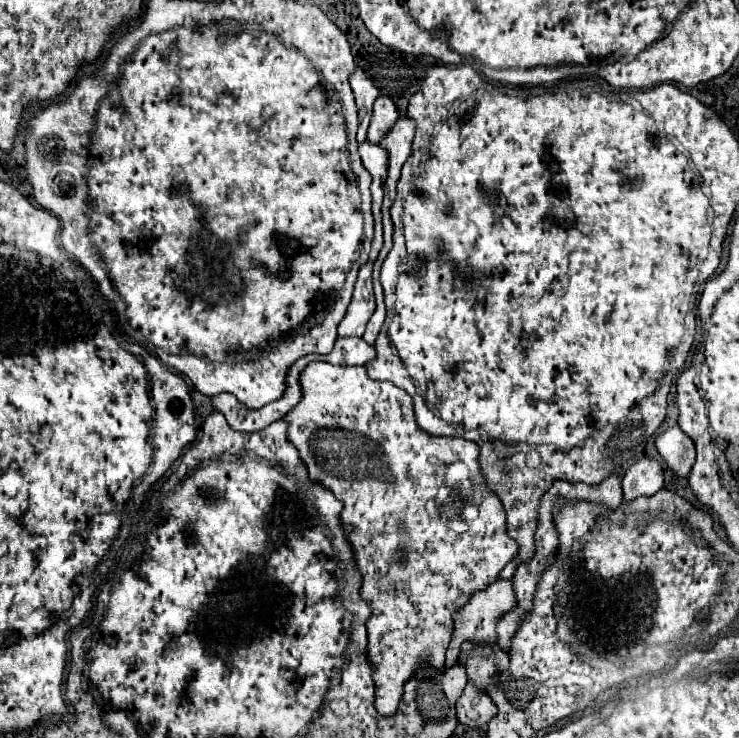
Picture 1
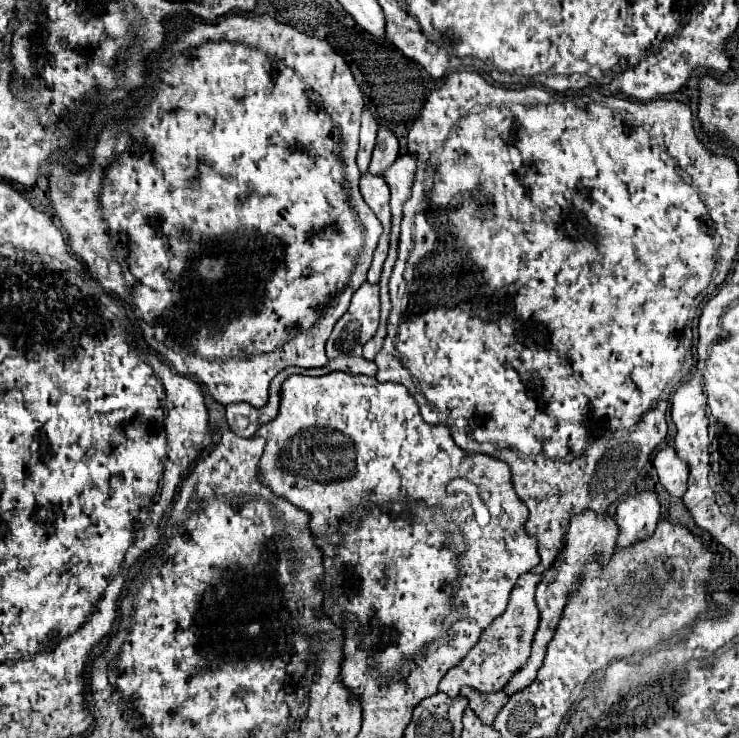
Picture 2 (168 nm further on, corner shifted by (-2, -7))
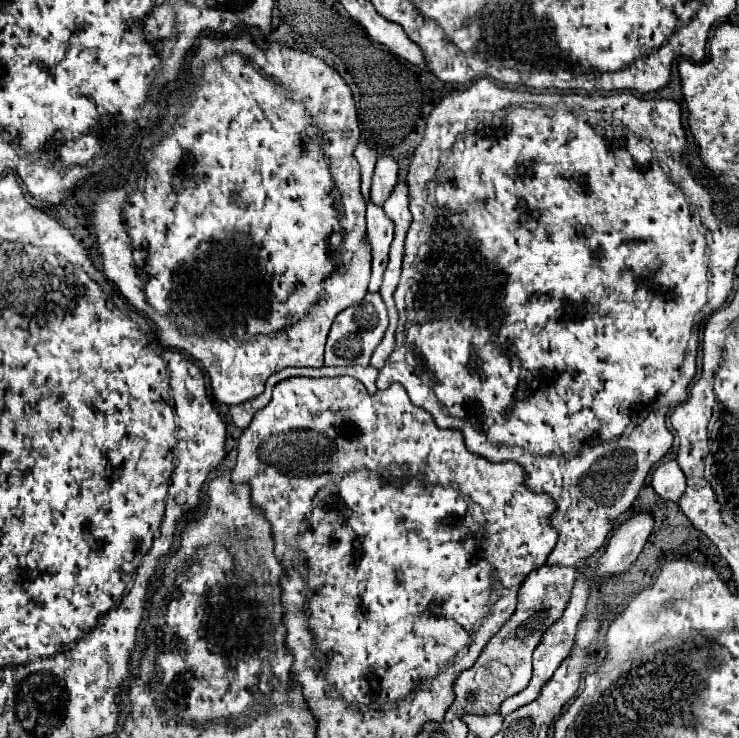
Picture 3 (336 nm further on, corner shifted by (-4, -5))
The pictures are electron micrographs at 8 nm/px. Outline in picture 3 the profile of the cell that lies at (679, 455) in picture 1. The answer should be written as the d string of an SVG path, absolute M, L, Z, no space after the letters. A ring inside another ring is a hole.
M664 461L652 473L652 489L666 501L678 501L686 489L684 473L676 461Z

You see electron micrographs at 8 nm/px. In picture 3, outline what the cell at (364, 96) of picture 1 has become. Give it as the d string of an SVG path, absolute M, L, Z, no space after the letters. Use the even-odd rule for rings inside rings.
M360 143L356 147L356 161L360 165L360 191L362 191L362 197L364 201L368 203L370 199L370 179L372 179L372 173L374 173L374 165L376 165L376 153L366 145L366 143Z

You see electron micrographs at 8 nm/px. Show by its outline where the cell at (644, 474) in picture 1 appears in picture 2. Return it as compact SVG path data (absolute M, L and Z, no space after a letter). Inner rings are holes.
M638 491L616 507L616 521L620 527L618 547L628 547L640 539L648 539L660 517L660 501L656 491Z

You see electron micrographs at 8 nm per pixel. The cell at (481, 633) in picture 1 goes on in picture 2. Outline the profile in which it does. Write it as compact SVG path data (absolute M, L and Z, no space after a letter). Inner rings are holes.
M526 573L518 579L518 583L514 585L512 593L510 593L510 601L508 601L508 607L506 611L494 619L480 635L480 641L468 651L466 659L462 659L462 663L458 663L458 667L452 667L442 683L440 683L440 691L448 693L450 697L456 697L460 693L462 687L474 687L478 691L498 691L502 689L510 675L514 671L518 671L530 657L530 643L532 643L532 637L538 629L538 607L534 603L534 589L536 589L536 583L538 583L540 575L532 575L532 573Z

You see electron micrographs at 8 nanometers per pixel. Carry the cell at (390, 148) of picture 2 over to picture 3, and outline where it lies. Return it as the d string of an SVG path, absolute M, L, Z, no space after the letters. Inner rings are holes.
M378 157L374 177L372 177L372 191L370 201L374 205L384 205L384 201L390 197L394 185L398 183L398 163L392 157Z

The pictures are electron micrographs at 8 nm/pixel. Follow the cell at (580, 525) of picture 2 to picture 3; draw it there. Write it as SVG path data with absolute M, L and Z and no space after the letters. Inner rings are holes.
M580 565L580 567L578 567L578 579L576 579L576 583L574 583L572 597L570 597L570 601L568 601L568 607L566 607L564 615L558 619L558 623L554 623L554 625L552 625L552 627L544 633L542 643L540 643L540 645L536 647L536 651L534 651L534 675L532 675L532 679L530 679L528 687L526 687L524 691L520 691L518 695L510 697L508 701L504 701L504 703L500 705L500 711L498 711L498 713L500 713L502 717L506 717L506 715L514 713L516 709L520 709L522 705L528 705L530 701L534 701L534 699L540 695L542 685L546 685L546 683L550 681L550 677L554 675L554 671L562 665L562 661L564 661L564 659L568 657L568 653L572 651L572 645L574 645L574 635L576 635L578 623L582 621L582 615L584 615L584 611L586 611L586 603L588 603L590 589L592 589L592 585L590 585L590 583L586 583L584 573L586 573L586 569L582 569L582 565Z

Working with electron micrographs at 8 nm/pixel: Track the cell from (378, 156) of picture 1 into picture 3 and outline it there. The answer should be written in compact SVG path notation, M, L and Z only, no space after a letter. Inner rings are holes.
M368 203L366 209L366 241L372 247L372 277L368 291L374 293L382 285L382 275L388 265L388 249L394 237L394 225L384 215L382 207L376 207L374 203Z

